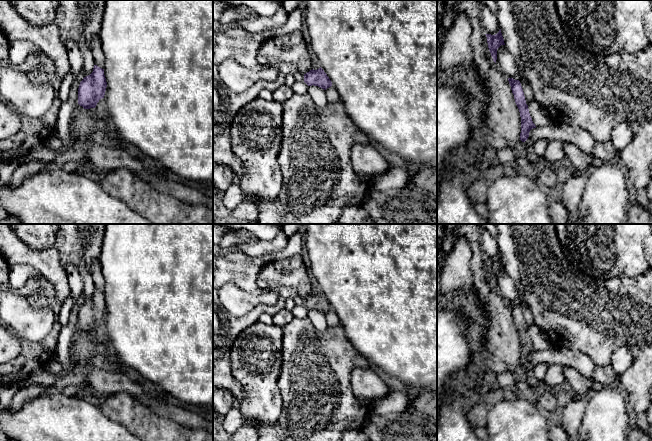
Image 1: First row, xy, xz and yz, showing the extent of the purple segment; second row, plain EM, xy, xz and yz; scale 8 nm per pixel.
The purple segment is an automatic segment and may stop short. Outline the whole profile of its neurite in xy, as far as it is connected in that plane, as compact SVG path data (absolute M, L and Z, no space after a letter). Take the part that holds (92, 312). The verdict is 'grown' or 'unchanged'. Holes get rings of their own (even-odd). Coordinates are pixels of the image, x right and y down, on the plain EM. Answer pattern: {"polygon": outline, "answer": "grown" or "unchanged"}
{"polygon": "M94 289L93 296L84 301L78 312L78 328L84 333L95 332L104 322L107 311L104 293Z", "answer": "unchanged"}

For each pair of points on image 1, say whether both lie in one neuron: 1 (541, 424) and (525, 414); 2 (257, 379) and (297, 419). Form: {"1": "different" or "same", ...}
{"1": "same", "2": "different"}

